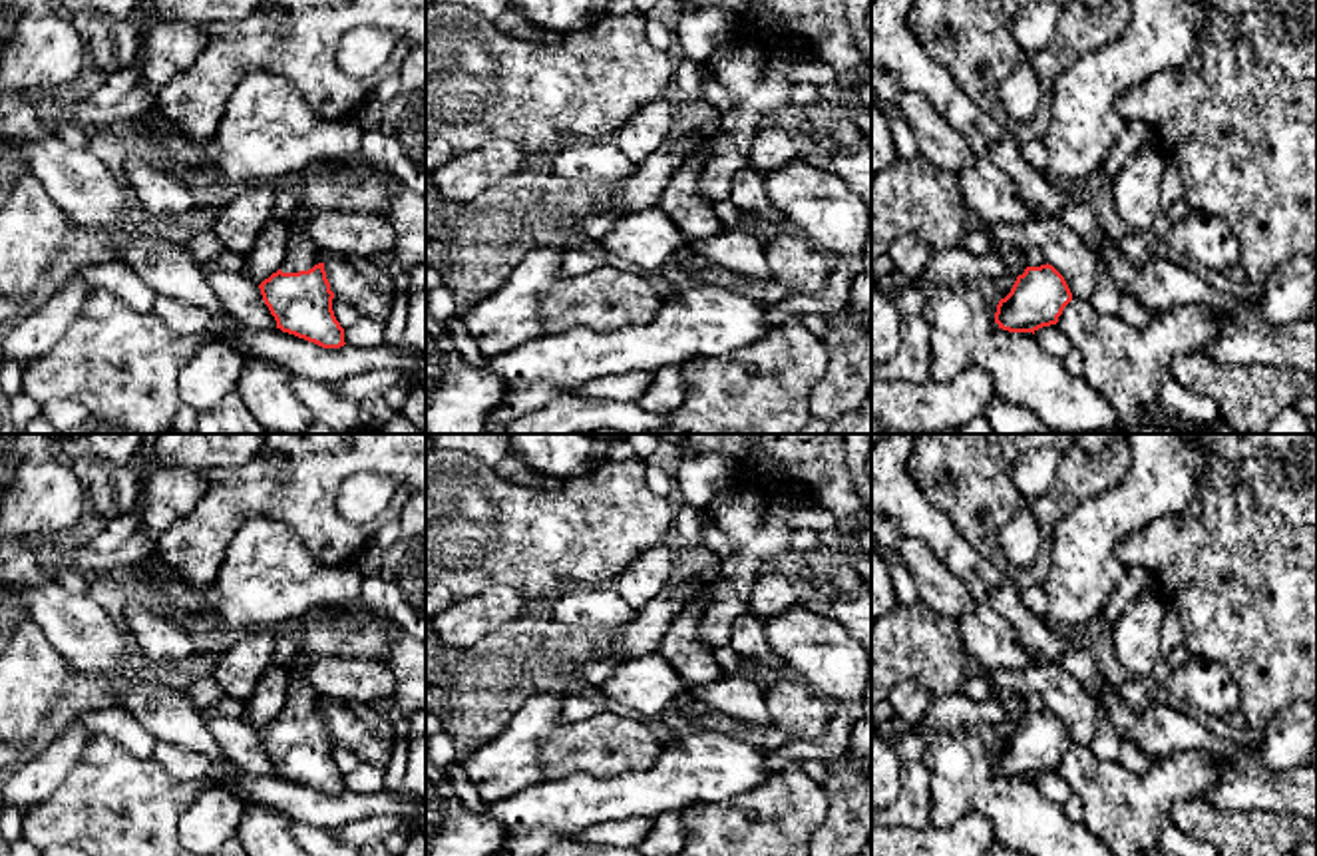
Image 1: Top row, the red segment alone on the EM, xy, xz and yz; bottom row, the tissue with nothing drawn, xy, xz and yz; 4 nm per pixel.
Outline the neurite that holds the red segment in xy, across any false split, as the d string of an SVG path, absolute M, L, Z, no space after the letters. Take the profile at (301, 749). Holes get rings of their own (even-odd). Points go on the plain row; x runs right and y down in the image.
M362 597L346 607L312 607L302 617L300 655L288 667L284 709L259 735L277 774L322 794L340 794L346 790L344 774L334 762L334 739L322 701L304 677L304 665L316 655L384 661L388 645L398 637L398 627L378 623Z

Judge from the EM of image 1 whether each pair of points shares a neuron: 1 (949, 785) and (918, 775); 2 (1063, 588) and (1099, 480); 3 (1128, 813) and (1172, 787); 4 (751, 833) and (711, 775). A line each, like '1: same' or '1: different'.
1: different
2: different
3: same
4: different

